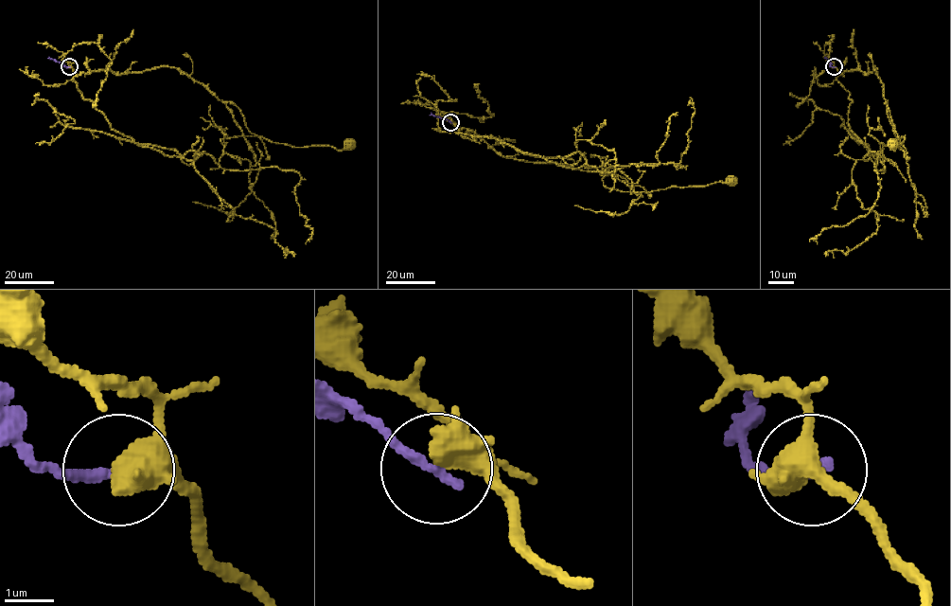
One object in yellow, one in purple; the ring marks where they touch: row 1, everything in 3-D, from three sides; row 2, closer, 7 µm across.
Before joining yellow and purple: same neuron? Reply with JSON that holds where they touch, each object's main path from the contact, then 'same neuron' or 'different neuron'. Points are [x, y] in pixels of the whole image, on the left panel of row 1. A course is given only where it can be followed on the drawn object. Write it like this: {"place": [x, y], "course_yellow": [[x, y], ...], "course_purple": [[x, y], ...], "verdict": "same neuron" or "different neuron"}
{"place": [69, 66], "course_yellow": [[69, 67], [112, 129], [167, 155], [197, 151], [218, 163], [220, 139], [242, 135], [296, 148], [350, 144]], "course_purple": [[69, 67], [48, 57]], "verdict": "different neuron"}

